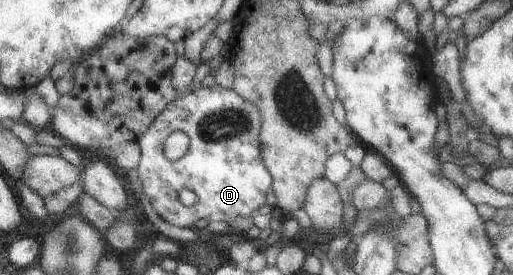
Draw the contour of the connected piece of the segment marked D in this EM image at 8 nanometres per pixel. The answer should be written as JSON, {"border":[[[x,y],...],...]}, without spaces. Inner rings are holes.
{"border":[[[217,83],[209,87],[198,86],[170,102],[136,140],[141,150],[136,170],[154,212],[166,224],[180,228],[192,228],[200,220],[228,223],[238,216],[252,216],[266,203],[266,194],[272,184],[260,152],[260,122],[256,104],[246,102],[232,88]],[[177,130],[188,136],[190,144],[182,158],[171,161],[164,156],[163,144]],[[184,188],[198,196],[196,206],[180,203],[178,194]]]}

